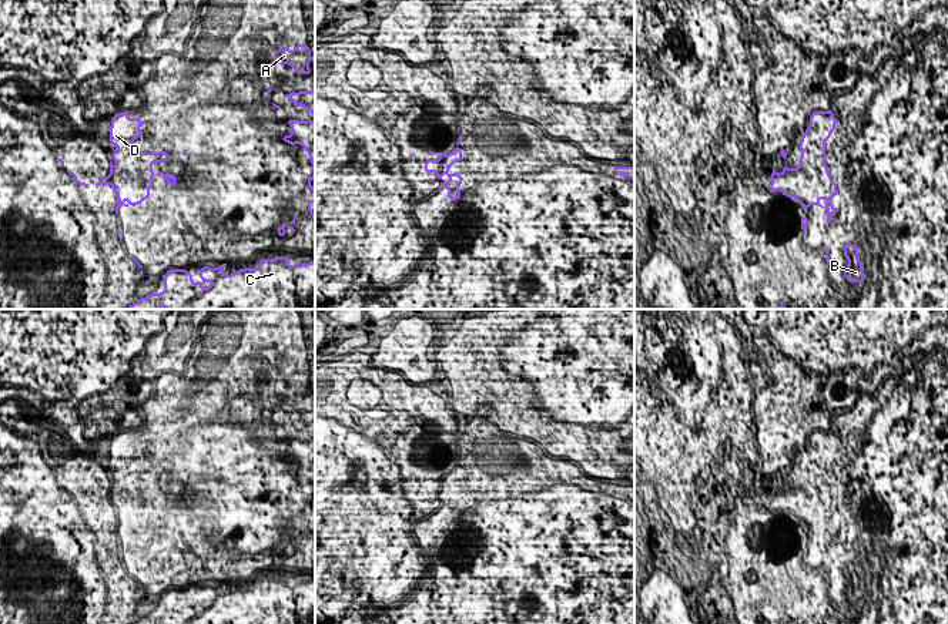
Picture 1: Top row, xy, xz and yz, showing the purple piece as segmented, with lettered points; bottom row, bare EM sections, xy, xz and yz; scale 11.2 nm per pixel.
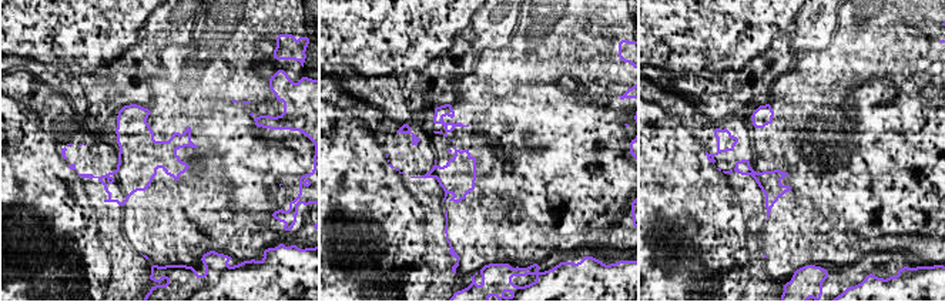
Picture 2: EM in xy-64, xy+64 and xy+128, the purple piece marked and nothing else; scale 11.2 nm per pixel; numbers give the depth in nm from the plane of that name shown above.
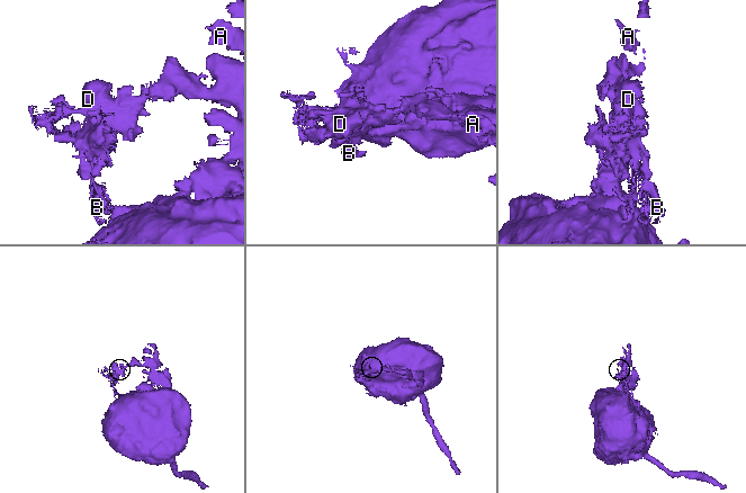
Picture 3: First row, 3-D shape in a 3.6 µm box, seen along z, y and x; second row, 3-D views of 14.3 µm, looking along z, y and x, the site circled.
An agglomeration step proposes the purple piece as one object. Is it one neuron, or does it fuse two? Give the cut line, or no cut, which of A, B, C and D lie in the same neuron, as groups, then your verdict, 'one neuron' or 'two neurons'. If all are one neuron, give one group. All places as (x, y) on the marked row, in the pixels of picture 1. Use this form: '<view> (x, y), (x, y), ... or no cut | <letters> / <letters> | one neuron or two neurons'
no cut | A B C D | one neuron

